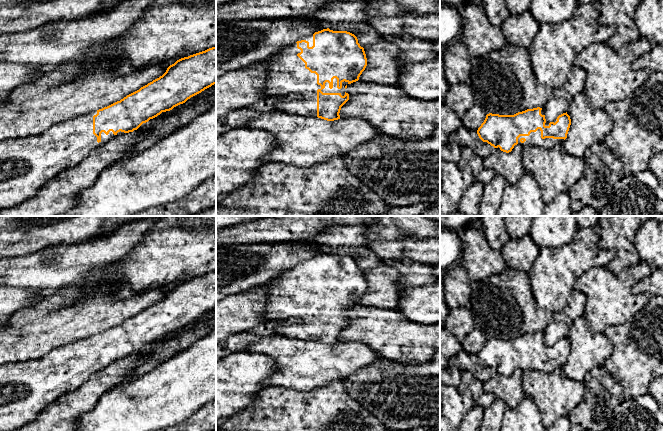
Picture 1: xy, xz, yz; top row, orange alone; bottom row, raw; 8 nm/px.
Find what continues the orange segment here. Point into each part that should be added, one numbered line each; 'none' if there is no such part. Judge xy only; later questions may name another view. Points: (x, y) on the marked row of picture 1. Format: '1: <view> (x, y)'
1: xy (26, 163)

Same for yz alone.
1: yz (534, 138)

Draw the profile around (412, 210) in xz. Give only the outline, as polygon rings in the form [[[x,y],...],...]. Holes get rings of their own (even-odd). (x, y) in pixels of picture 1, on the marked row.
[[[415,204],[409,205],[405,208],[394,207],[387,210],[383,214],[379,214],[378,216],[420,216],[420,214],[423,213],[428,207],[429,204]]]

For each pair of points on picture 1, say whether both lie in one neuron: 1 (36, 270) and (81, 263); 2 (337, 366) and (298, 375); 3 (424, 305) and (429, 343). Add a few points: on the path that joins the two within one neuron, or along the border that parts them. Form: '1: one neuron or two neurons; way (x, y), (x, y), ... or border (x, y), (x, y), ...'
1: one neuron; way (47, 269), (70, 264)
2: one neuron; way (327, 366), (308, 366)
3: two neurons; border (404, 316), (416, 323), (429, 325)

